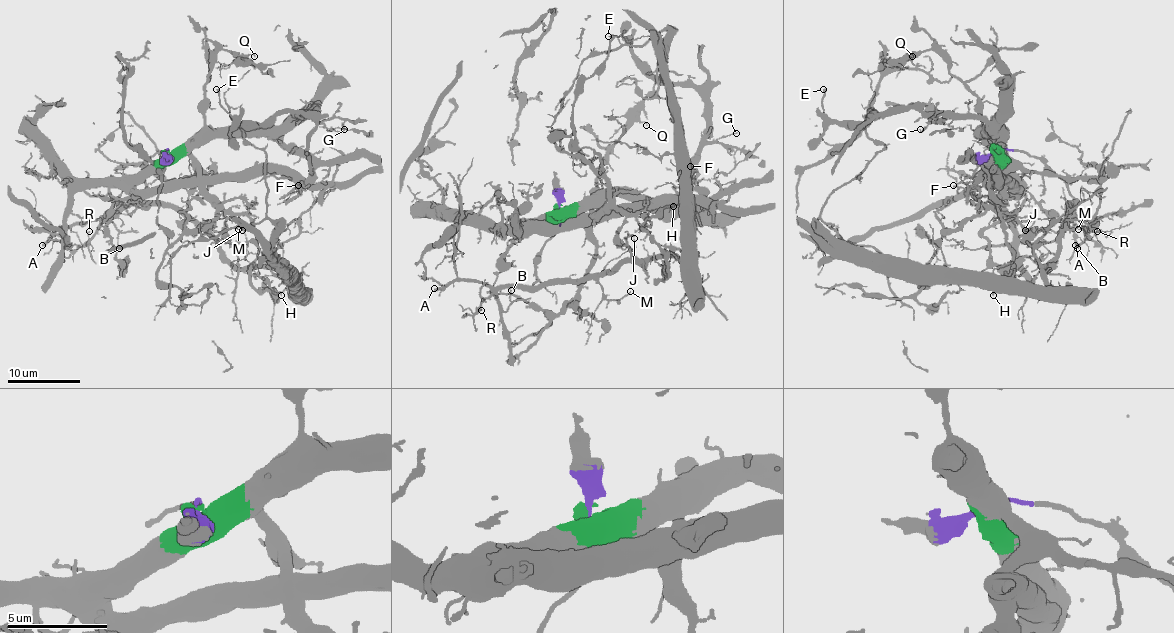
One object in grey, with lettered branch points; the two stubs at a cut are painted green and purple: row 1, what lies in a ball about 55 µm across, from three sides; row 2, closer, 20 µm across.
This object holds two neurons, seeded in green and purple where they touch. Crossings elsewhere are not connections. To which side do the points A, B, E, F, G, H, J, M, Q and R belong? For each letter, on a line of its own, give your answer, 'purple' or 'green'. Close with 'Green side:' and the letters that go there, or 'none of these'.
A: purple
B: purple
E: green
F: green
G: green
H: green
J: purple
M: purple
Q: green
R: purple
Green side: E, F, G, H, Q

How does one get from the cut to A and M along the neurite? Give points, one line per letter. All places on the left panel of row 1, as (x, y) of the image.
A: (167, 152), (167, 149), (150, 158), (143, 174), (145, 190), (138, 200), (103, 216), (60, 227), (42, 245)
M: (167, 152), (167, 149), (150, 158), (143, 174), (141, 200), (183, 209), (209, 229), (238, 229)

